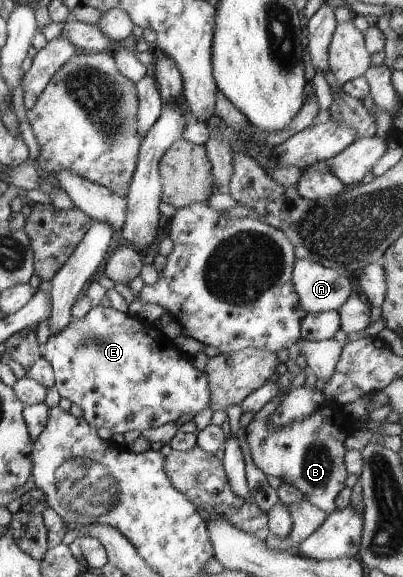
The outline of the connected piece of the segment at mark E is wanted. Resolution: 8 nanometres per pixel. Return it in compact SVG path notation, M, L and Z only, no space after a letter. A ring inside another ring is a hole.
M99 304L98 306L93 306L83 317L74 320L72 319L71 323L69 323L64 330L61 330L56 334L52 334L48 341L41 345L43 351L42 357L45 358L53 368L56 379L54 386L57 388L59 395L61 397L65 397L65 399L70 399L71 403L79 405L79 407L81 407L81 411L83 411L82 416L90 426L97 429L100 427L107 427L107 429L113 433L115 439L120 440L124 433L127 433L127 431L133 431L134 429L144 433L145 430L155 429L169 422L179 423L182 416L186 414L194 416L209 405L211 392L209 391L206 373L204 371L198 371L193 365L191 357L183 355L172 344L169 344L165 349L159 349L159 347L151 349L151 345L149 345L149 337L158 337L158 335L160 335L157 333L159 331L156 331L154 326L154 324L138 319L137 317L133 318L128 314L128 312L123 313L119 310L113 309L111 306L105 307Z

